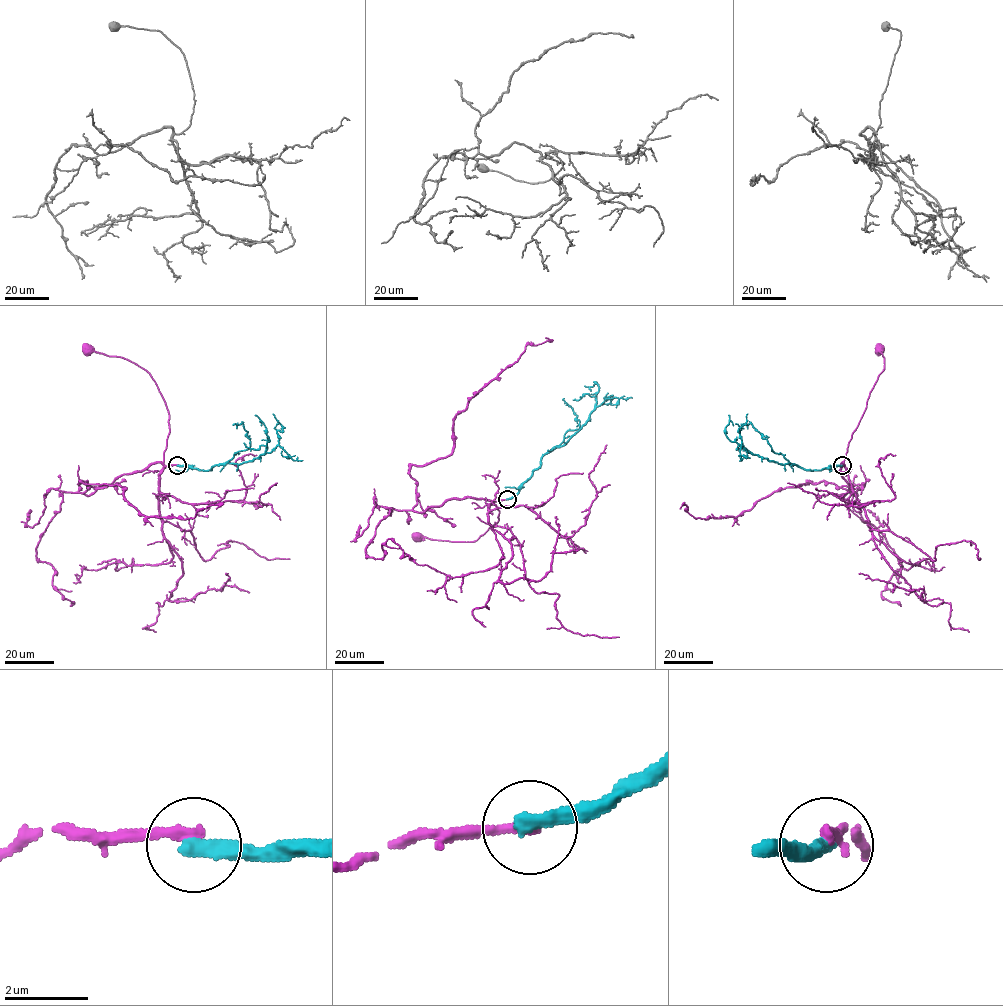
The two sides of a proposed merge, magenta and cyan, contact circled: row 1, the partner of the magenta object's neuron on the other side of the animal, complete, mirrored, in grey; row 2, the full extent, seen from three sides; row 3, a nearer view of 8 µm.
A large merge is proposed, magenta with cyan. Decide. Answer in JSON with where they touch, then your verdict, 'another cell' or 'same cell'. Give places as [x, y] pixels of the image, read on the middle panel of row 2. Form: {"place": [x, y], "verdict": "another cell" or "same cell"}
{"place": [507, 499], "verdict": "another cell"}

